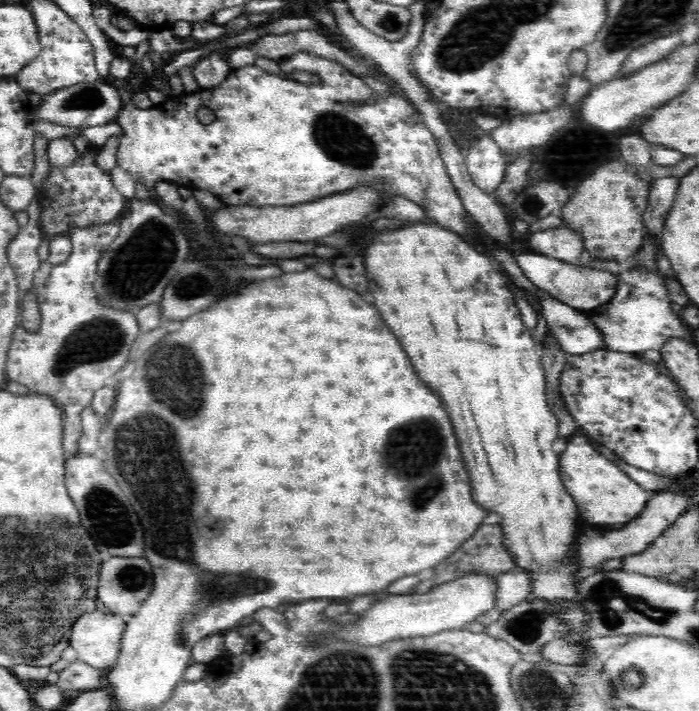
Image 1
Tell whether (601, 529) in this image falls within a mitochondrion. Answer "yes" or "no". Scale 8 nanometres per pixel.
no

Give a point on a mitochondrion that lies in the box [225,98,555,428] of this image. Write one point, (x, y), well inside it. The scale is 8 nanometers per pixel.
(337, 137)

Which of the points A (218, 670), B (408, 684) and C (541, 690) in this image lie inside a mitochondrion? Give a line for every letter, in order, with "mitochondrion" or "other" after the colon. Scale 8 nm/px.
A: other
B: mitochondrion
C: mitochondrion

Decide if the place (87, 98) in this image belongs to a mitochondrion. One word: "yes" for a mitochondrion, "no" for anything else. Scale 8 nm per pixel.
yes

